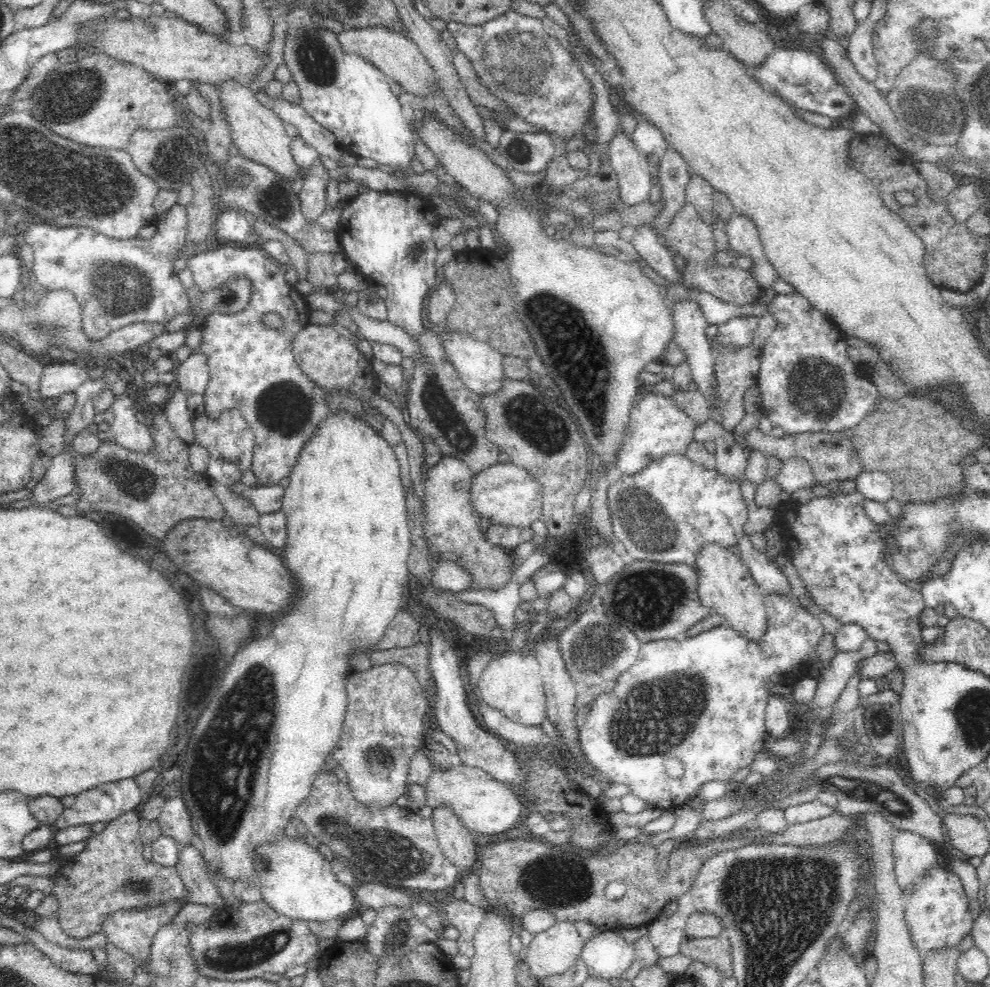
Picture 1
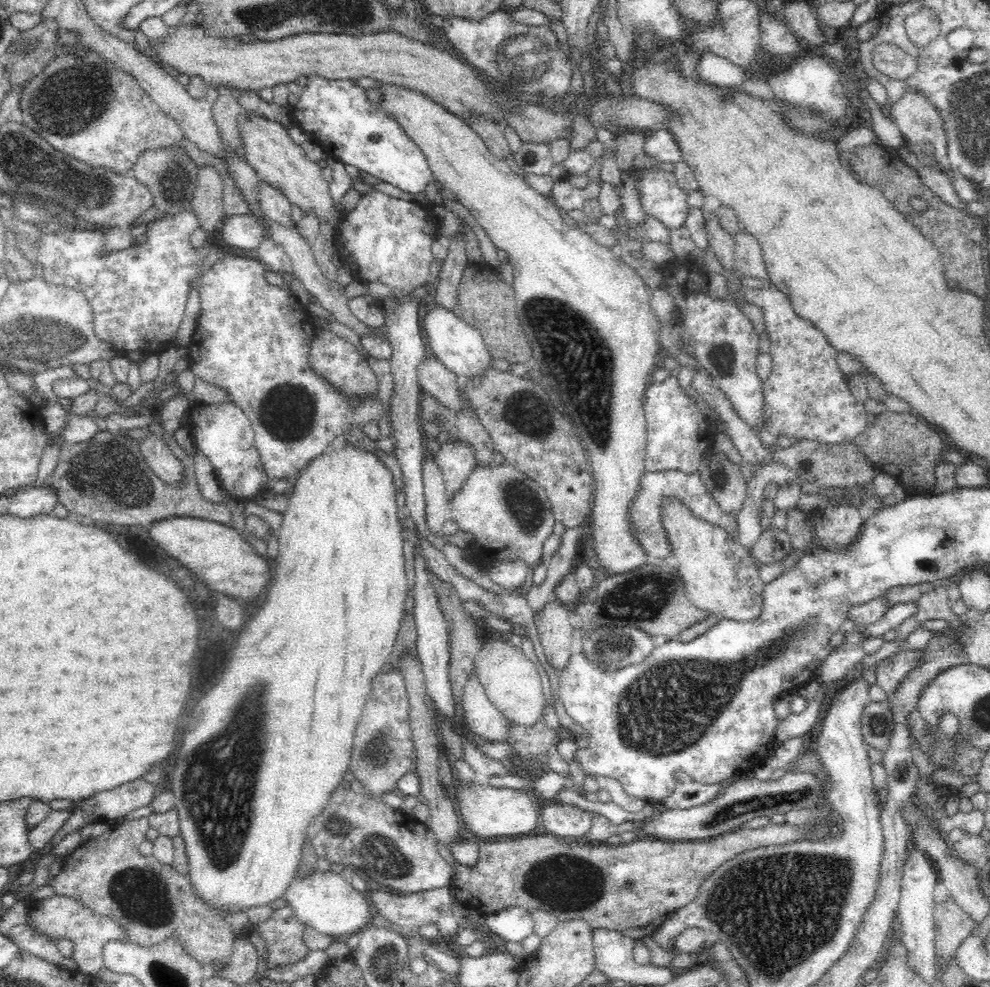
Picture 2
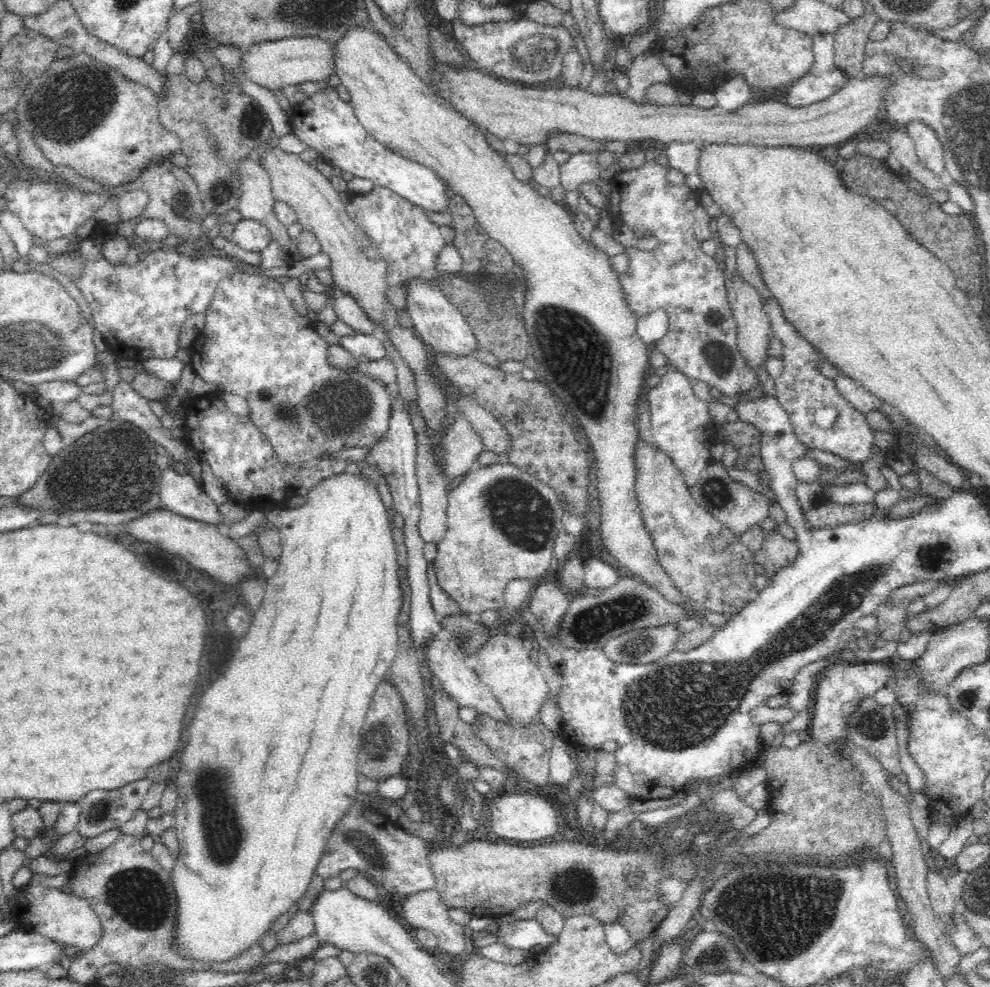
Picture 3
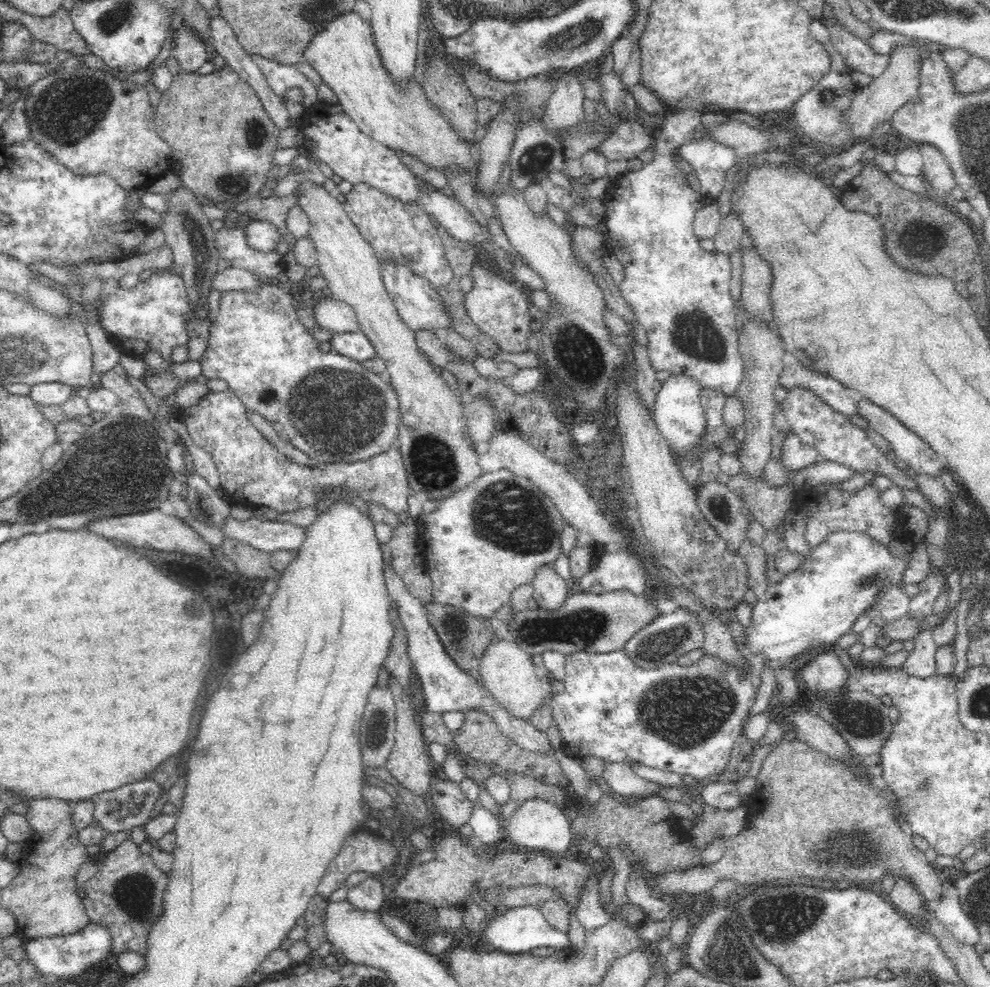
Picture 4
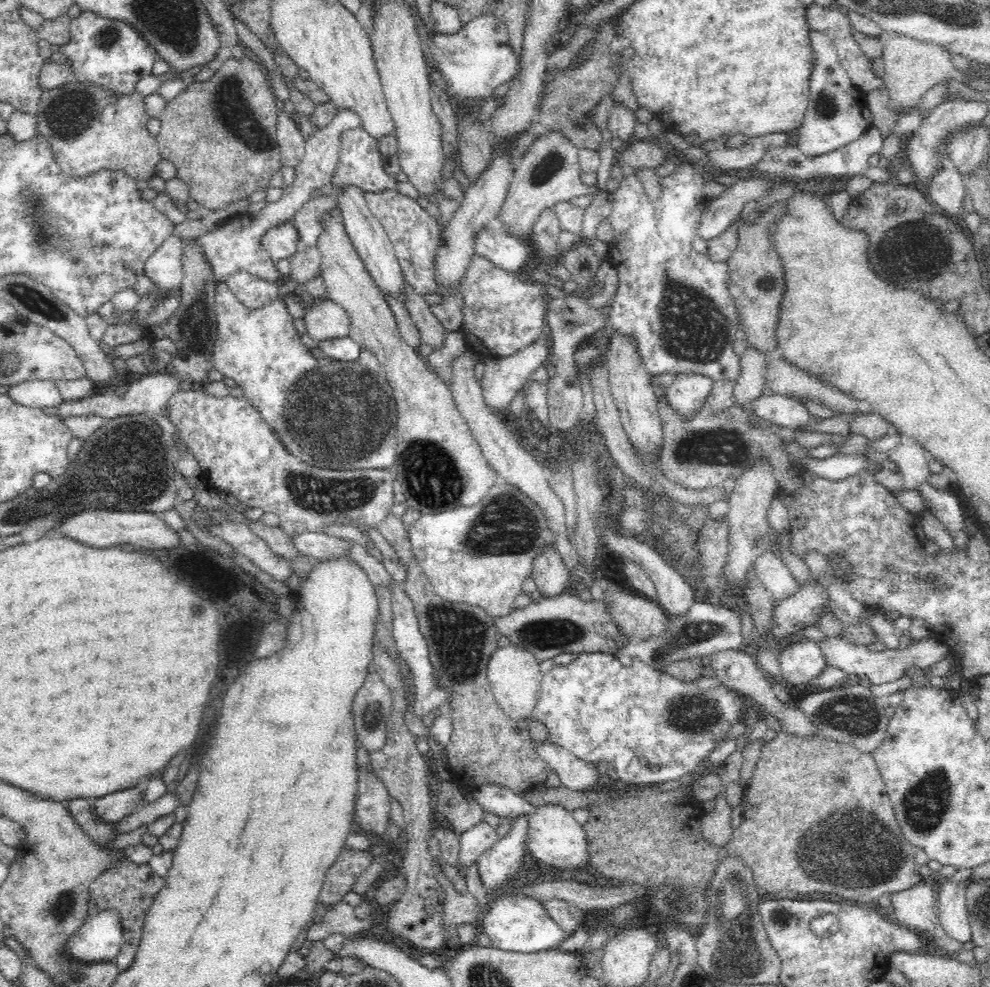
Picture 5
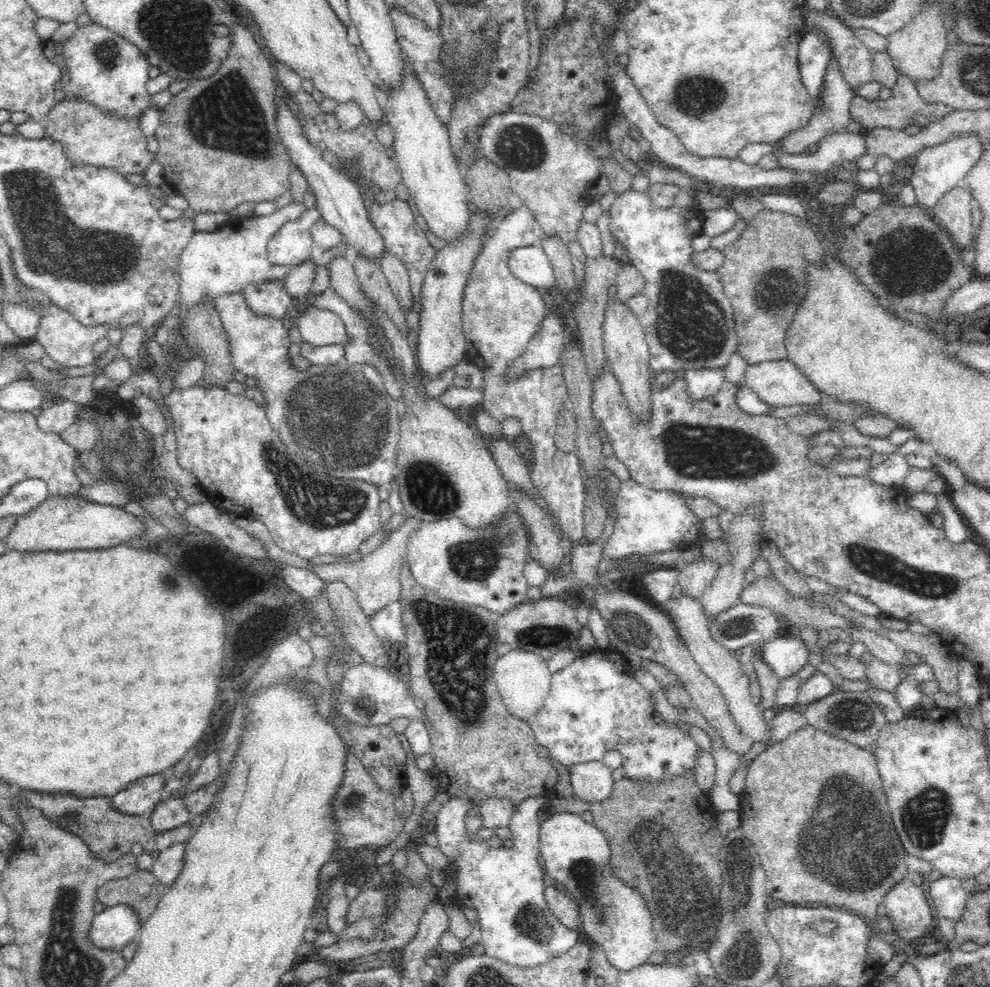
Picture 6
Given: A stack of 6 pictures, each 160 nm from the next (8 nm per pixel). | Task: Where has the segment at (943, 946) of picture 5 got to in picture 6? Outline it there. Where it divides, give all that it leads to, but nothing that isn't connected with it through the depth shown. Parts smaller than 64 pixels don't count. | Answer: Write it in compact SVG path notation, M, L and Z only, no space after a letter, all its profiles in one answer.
M911 875L893 886L884 895L882 904L900 941L913 943L926 939L927 933L935 929L934 910L930 908L924 890L912 883Z

